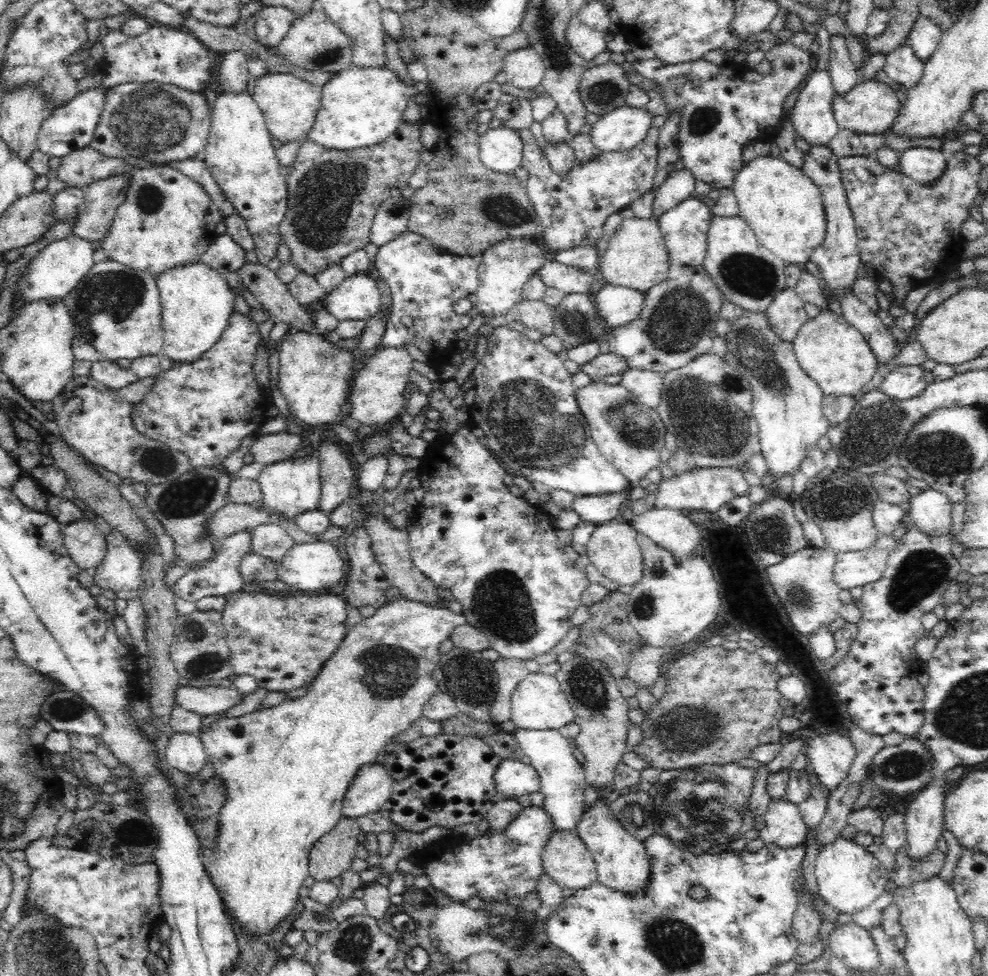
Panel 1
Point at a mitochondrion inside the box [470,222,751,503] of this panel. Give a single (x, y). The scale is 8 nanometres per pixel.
(531, 426)

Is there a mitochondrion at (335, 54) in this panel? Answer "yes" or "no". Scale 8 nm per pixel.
yes

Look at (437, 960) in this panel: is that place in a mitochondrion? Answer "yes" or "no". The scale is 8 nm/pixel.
no

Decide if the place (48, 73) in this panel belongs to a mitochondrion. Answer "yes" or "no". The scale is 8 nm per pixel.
yes

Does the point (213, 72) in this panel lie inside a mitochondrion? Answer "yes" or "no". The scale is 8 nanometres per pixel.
no

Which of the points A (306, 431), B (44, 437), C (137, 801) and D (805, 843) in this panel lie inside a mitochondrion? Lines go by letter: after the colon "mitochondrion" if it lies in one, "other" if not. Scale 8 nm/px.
A: other
B: other
C: other
D: other

